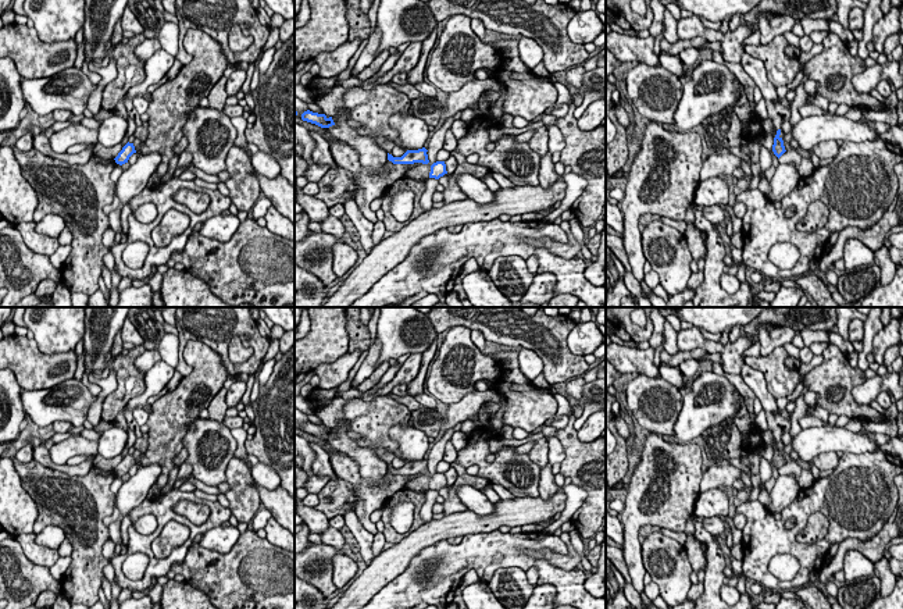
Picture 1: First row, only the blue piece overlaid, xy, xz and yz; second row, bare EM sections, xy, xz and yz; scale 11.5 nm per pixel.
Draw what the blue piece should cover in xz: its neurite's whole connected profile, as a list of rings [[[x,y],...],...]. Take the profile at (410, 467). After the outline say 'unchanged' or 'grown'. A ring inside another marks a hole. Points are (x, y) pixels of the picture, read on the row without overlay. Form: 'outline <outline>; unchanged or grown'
outline [[[418,460],[418,462],[407,462],[401,469],[393,469],[392,466],[388,464],[388,471],[392,473],[393,476],[414,476],[414,474],[422,474],[428,476],[428,466],[426,460]]]; unchanged

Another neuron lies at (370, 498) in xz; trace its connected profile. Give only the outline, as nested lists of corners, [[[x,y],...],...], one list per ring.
[[[332,450],[329,453],[331,466],[338,477],[350,482],[356,492],[356,513],[361,526],[371,534],[376,534],[376,524],[371,521],[372,512],[382,509],[386,501],[400,491],[407,482],[408,476],[393,476],[390,480],[381,478],[374,485],[360,476],[358,466],[351,457]]]

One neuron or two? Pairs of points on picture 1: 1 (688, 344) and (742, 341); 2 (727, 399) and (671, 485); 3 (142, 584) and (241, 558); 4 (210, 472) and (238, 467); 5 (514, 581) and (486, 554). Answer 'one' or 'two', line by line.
1: one
2: two
3: two
4: two
5: two

